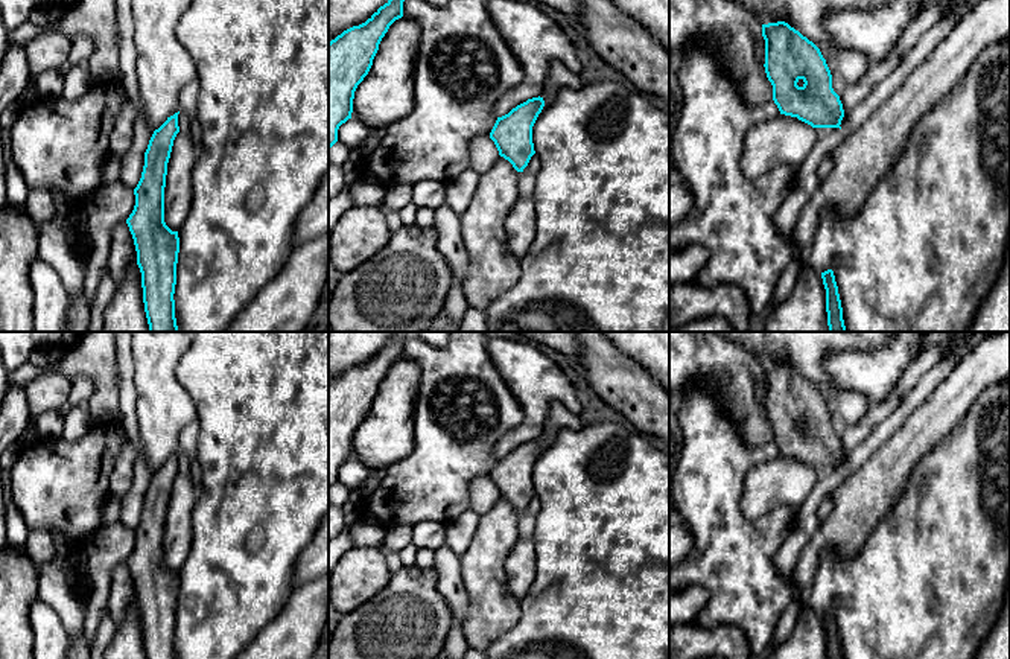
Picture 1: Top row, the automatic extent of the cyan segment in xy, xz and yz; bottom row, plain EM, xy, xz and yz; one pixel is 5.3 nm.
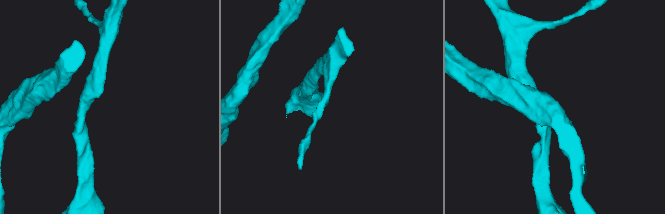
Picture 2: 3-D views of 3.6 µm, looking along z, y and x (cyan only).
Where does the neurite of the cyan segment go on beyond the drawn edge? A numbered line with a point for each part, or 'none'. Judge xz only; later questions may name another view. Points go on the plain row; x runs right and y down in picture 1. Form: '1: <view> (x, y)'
none

